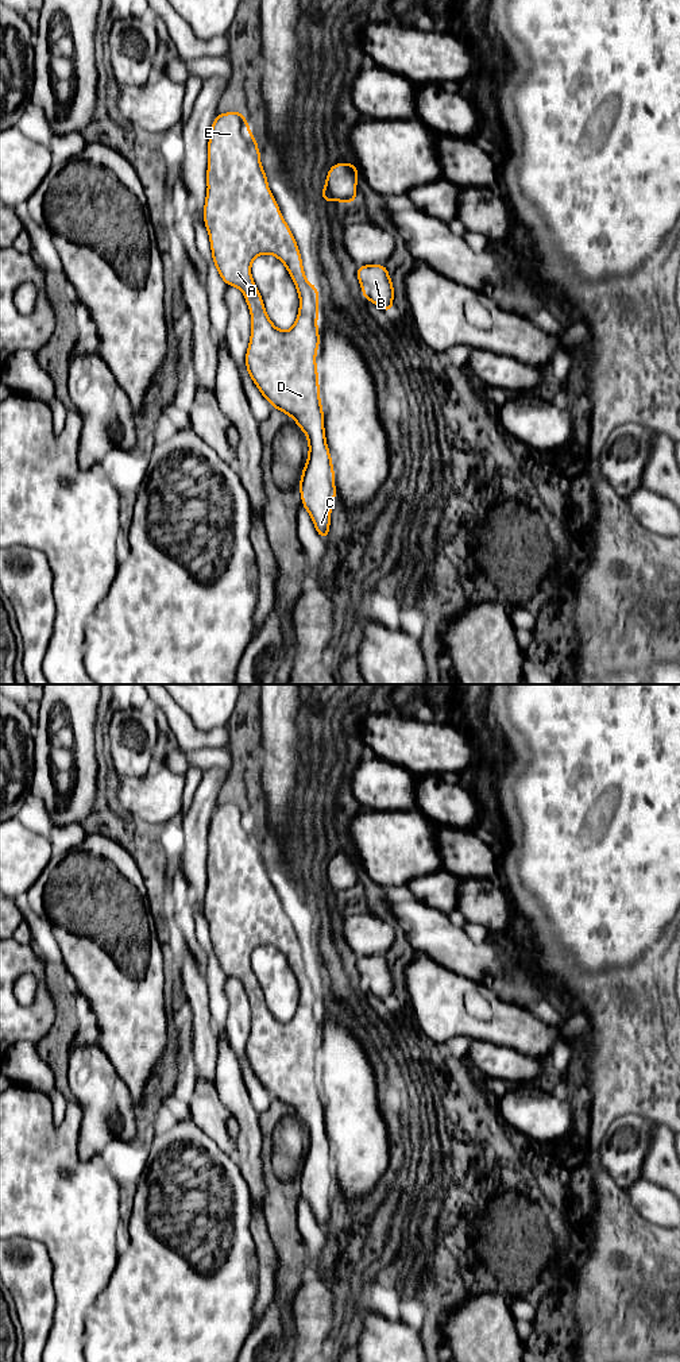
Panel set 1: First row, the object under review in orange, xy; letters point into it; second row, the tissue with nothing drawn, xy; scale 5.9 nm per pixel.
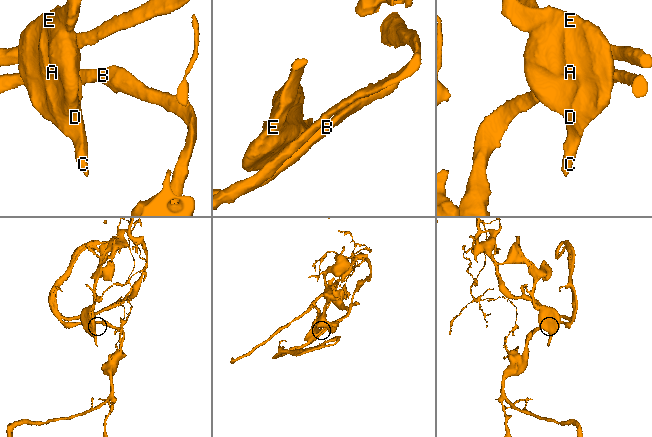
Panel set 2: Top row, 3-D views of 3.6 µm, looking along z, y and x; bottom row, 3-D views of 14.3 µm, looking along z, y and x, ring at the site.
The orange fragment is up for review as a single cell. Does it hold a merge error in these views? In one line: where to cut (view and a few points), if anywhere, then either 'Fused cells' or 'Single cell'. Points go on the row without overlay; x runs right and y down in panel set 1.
No split. Single cell

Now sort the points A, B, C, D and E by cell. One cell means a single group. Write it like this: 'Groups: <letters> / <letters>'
Groups: A B C D E

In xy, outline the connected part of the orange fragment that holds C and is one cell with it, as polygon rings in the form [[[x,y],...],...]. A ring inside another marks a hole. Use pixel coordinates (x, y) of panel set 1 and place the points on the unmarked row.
[[[242,803],[219,805],[212,815],[208,833],[208,883],[204,914],[209,925],[212,949],[221,971],[236,977],[246,988],[251,1004],[251,1029],[246,1045],[247,1064],[260,1085],[282,1104],[289,1106],[308,1128],[309,1145],[300,1170],[302,1197],[314,1214],[322,1231],[328,1228],[331,1201],[335,1195],[335,1162],[328,1141],[324,1103],[320,1091],[316,1043],[320,1026],[318,981],[308,973],[297,933],[286,915],[267,876],[260,856],[260,842]],[[271,945],[287,960],[300,987],[300,1000],[289,1022],[278,1020],[268,1010],[264,993],[251,968],[251,954],[258,946]]]

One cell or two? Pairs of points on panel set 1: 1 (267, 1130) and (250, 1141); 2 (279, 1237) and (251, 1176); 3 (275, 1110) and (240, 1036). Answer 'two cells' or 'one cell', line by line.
1: two cells
2: two cells
3: two cells

